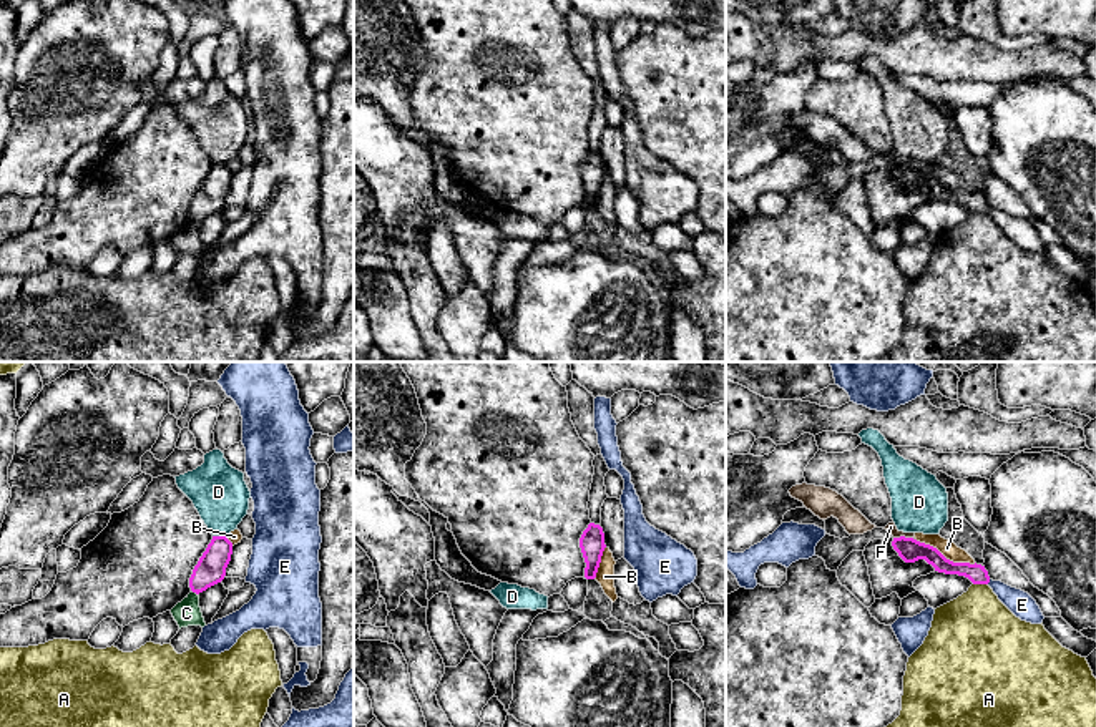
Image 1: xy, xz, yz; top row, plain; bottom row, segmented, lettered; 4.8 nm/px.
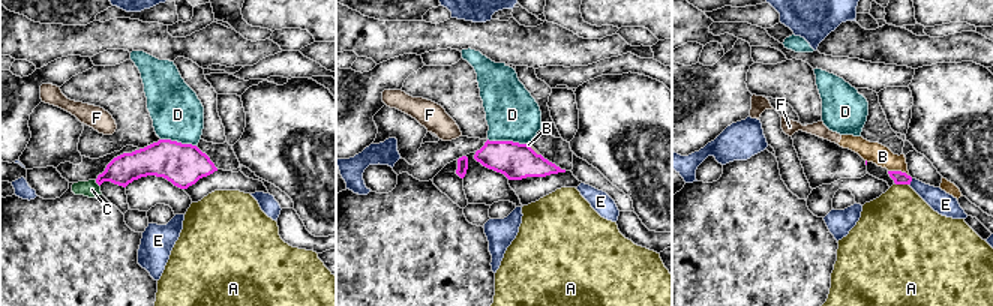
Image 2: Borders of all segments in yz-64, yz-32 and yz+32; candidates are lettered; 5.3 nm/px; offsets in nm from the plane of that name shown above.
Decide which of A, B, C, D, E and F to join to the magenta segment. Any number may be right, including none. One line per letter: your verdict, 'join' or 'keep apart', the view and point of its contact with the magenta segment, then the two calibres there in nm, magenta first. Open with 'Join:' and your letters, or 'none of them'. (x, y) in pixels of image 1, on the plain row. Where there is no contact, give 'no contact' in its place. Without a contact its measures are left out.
Join: none of them
A: keep apart | yz (980, 211) | 90/400 nm
B: keep apart | yz (944, 185) | 120/80 nm
C: keep apart | xy (195, 219) | 140/130 nm
D: keep apart | xy (220, 165) | 140/280 nm
E: keep apart | yz (988, 209) | 90/120 nm
F: keep apart | yz (904, 165) | 120/50 nm

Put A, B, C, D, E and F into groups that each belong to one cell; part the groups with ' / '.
A / B F / C / D / E

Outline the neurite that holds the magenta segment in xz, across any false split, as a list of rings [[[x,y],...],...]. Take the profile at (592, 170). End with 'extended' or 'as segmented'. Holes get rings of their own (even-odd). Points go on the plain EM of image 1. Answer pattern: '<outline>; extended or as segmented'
[[[590,151],[580,166],[580,176],[586,191],[585,206],[594,207],[606,176],[603,156]]]; as segmented

